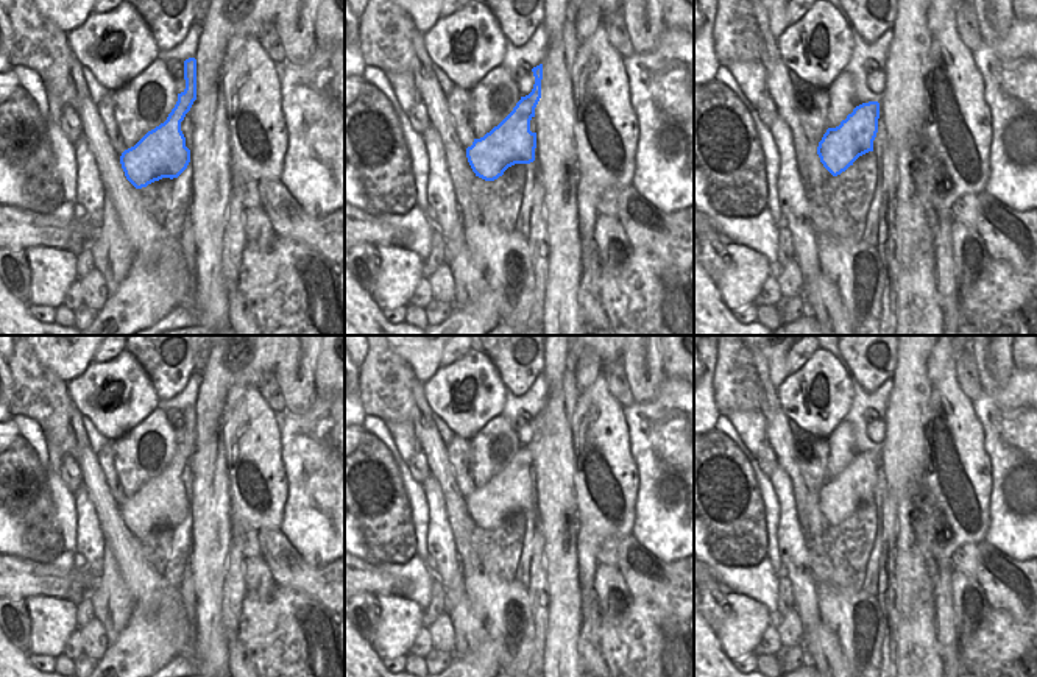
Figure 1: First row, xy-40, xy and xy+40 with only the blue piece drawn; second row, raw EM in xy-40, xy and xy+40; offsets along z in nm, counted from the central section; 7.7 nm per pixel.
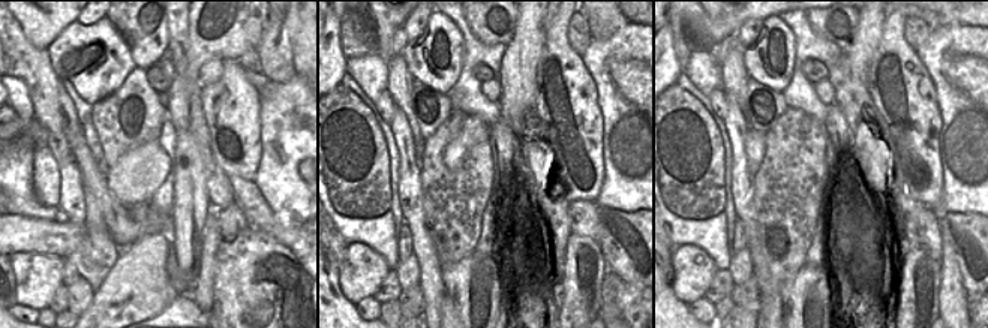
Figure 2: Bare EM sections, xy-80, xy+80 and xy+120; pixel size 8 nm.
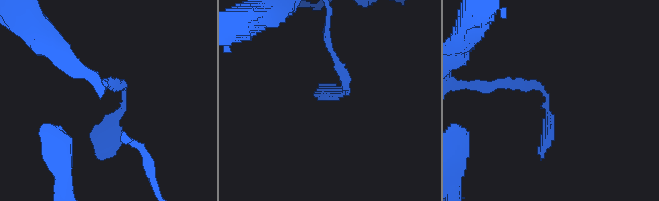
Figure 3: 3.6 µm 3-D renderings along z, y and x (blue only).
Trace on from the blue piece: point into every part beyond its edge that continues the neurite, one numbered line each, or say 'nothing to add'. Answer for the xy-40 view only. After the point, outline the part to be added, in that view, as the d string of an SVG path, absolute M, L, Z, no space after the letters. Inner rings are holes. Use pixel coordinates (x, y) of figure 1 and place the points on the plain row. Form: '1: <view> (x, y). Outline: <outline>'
nothing to add

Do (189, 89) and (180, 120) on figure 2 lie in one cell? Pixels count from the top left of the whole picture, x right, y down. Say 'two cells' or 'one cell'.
one cell

